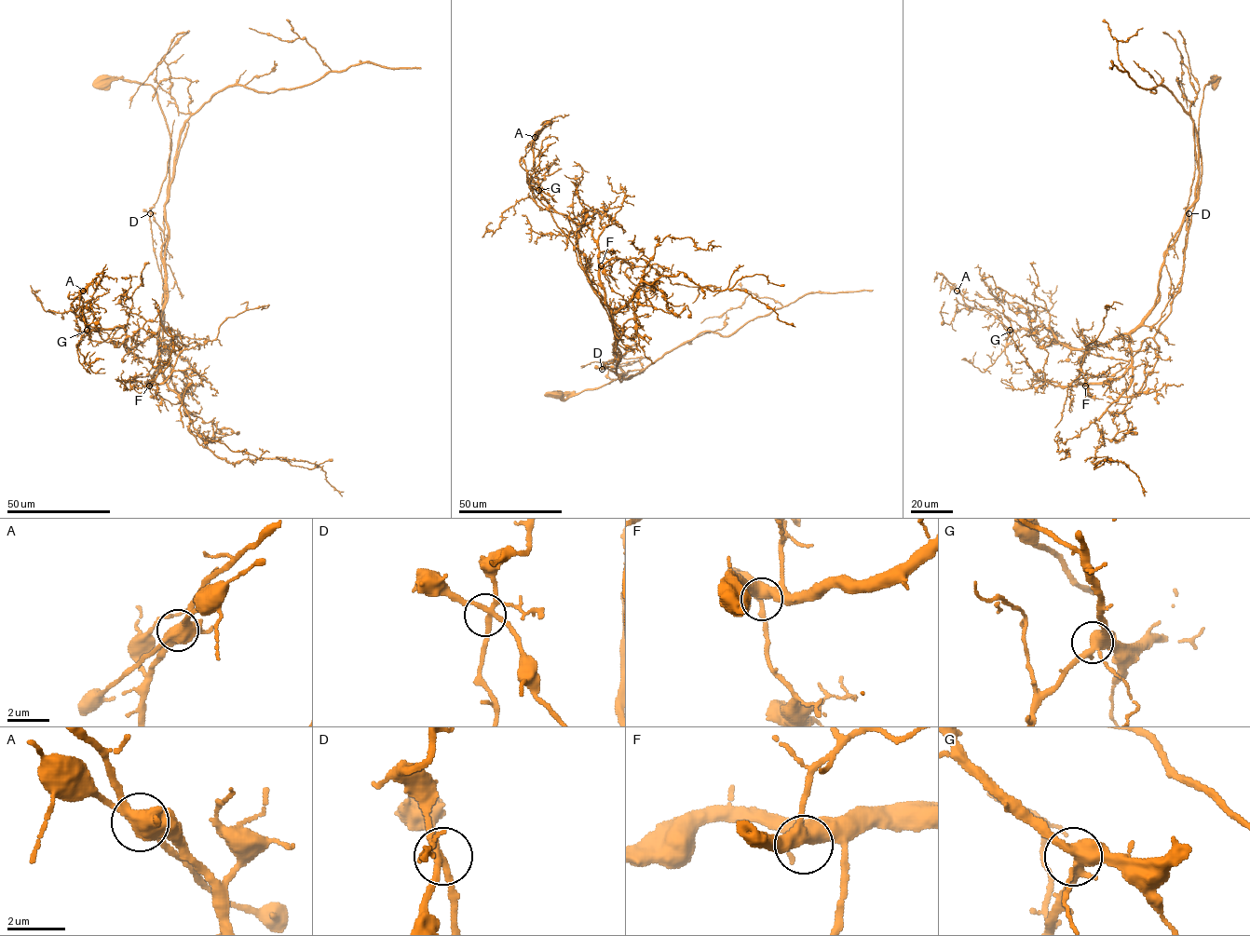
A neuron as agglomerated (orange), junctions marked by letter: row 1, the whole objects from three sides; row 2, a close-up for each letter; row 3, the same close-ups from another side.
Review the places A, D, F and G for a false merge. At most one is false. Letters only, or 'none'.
none

